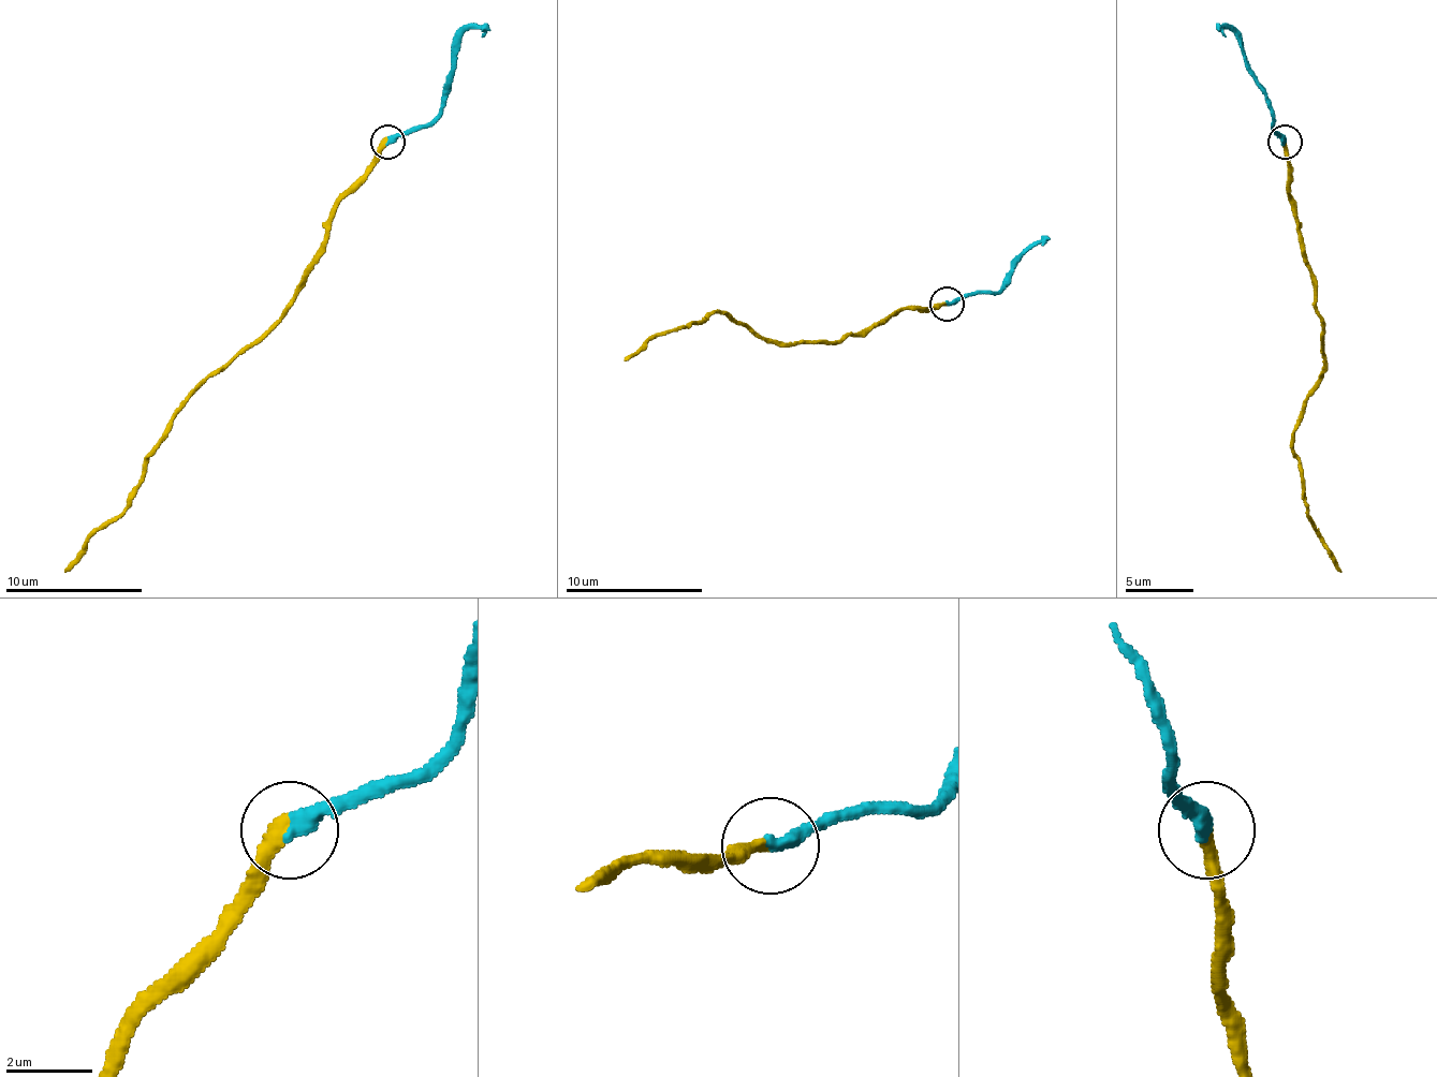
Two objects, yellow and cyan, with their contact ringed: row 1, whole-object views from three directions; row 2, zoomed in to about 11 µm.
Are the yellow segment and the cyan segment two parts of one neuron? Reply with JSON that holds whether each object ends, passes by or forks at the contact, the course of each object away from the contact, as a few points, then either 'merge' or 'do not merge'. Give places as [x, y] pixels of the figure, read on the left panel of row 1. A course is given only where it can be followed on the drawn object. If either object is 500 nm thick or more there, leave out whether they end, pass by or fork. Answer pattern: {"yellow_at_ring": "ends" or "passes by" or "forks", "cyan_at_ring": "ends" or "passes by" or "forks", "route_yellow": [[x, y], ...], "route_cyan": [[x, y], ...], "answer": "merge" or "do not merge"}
{"yellow_at_ring": "ends", "cyan_at_ring": "ends", "route_yellow": [[389, 141], [375, 168], [340, 203], [326, 251], [286, 309], [189, 398], [148, 460], [131, 501], [66, 573]], "route_cyan": [[389, 141], [420, 131], [440, 109], [443, 86], [460, 38], [471, 28], [492, 31]], "answer": "merge"}

